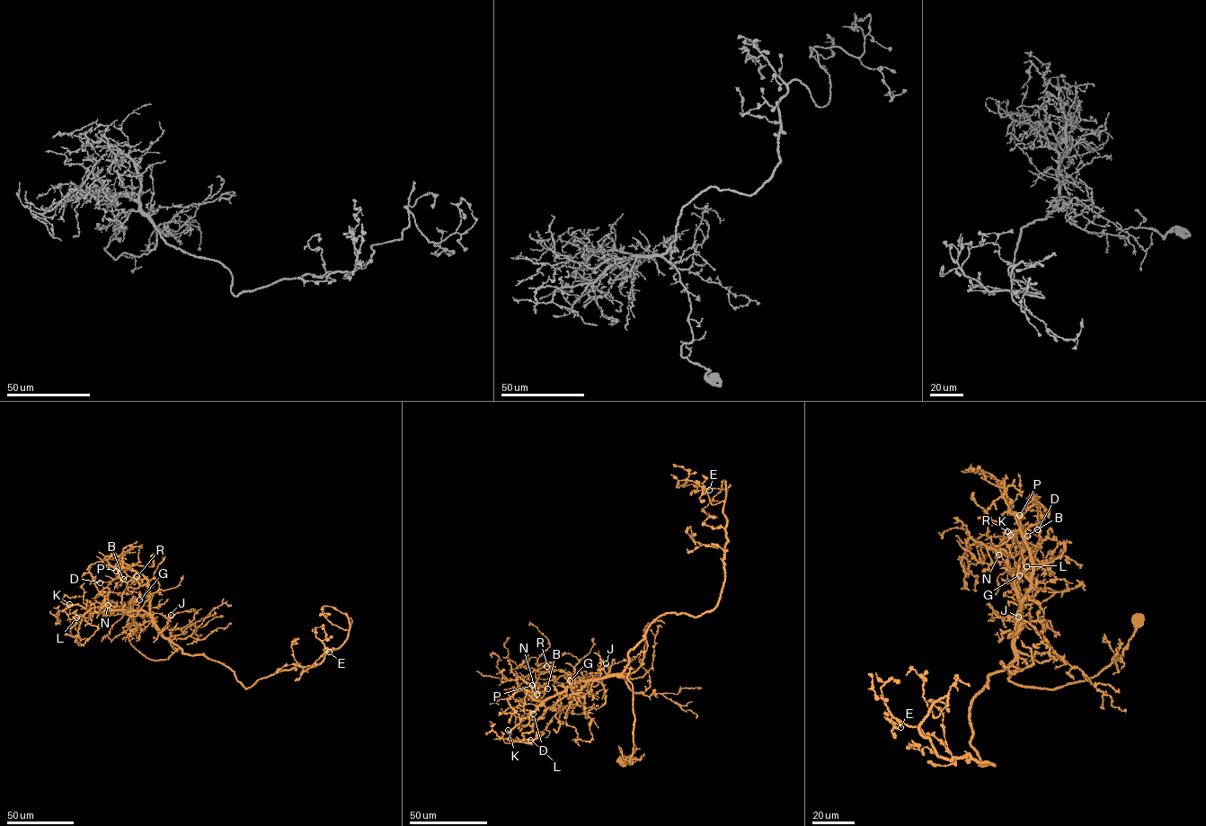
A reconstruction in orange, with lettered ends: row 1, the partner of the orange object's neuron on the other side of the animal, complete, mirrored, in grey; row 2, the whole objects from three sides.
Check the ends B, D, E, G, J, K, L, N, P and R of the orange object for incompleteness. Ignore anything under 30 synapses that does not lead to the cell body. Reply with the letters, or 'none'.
none

